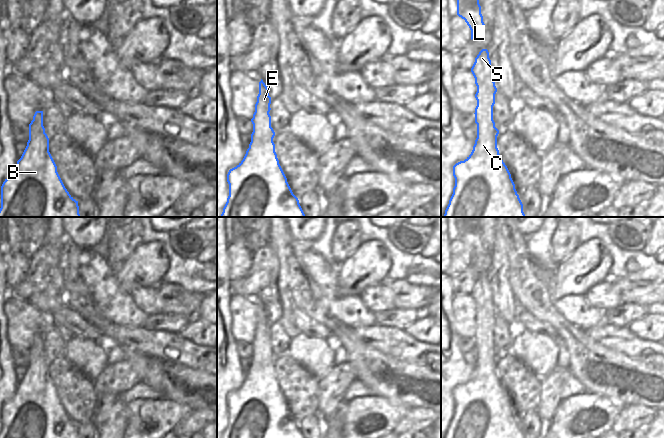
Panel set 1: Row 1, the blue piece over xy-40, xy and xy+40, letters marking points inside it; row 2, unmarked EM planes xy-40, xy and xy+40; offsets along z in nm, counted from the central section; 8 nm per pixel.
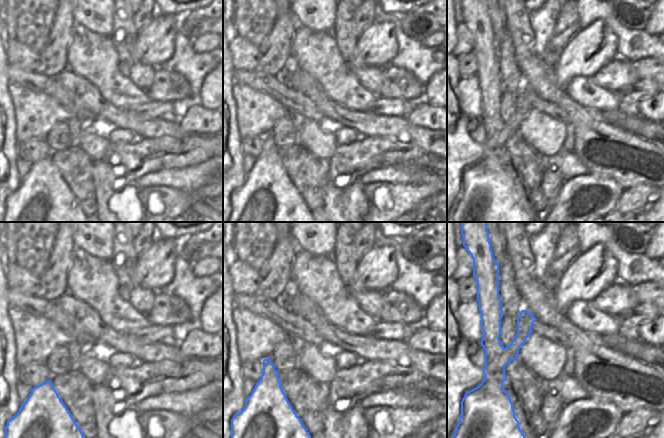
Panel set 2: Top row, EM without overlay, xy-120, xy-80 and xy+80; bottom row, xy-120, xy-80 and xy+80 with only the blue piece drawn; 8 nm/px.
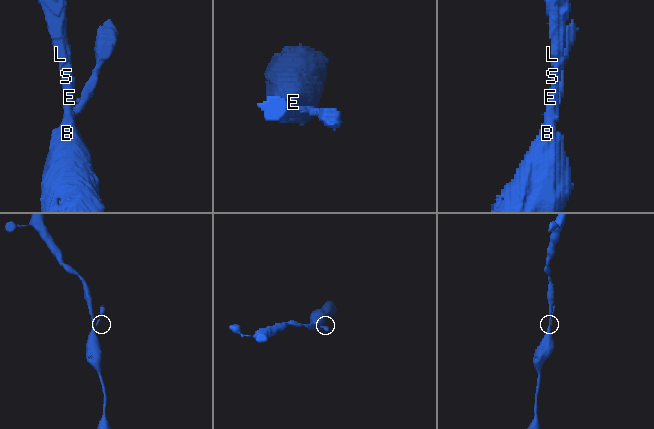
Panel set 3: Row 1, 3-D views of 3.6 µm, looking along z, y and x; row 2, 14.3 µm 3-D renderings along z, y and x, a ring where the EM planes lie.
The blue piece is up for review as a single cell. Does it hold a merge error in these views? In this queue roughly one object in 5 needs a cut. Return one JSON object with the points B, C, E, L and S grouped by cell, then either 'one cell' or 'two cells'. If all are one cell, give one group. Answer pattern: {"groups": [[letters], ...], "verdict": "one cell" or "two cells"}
{"groups": [["B", "C", "E", "L", "S"]], "verdict": "one cell"}

